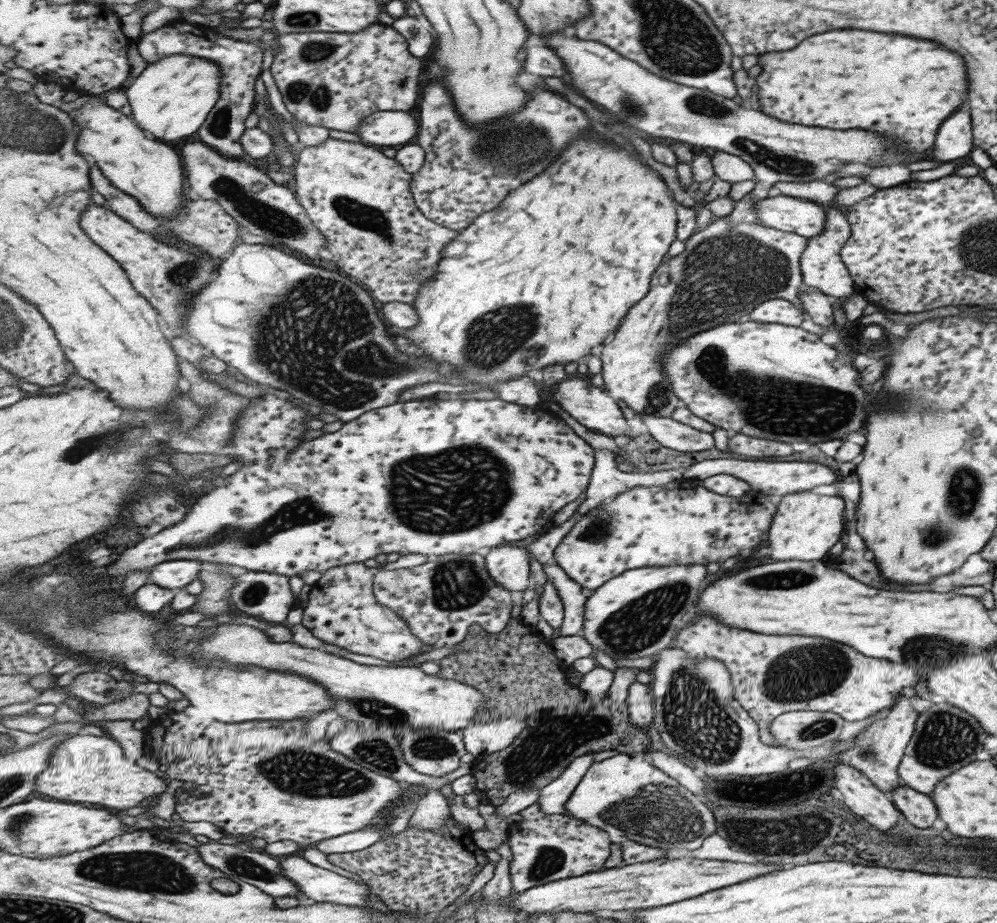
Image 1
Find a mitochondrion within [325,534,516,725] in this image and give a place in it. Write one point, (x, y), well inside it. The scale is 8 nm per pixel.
(455, 584)

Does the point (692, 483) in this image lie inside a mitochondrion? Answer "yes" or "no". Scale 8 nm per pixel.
no

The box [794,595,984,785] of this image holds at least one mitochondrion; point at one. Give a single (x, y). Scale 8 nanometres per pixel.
(946, 739)

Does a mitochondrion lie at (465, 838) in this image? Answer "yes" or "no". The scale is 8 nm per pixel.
no

